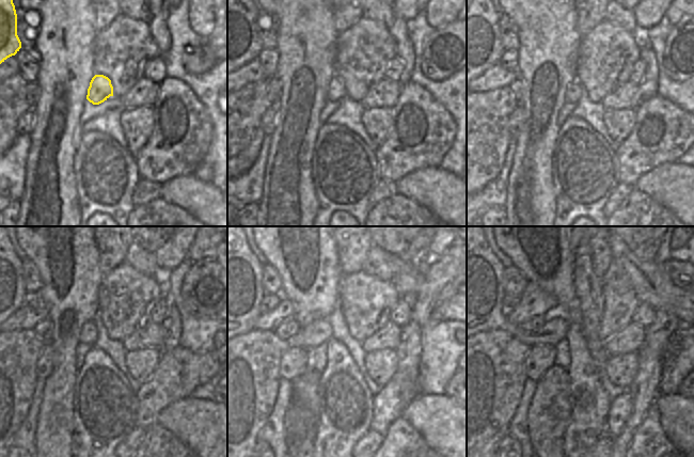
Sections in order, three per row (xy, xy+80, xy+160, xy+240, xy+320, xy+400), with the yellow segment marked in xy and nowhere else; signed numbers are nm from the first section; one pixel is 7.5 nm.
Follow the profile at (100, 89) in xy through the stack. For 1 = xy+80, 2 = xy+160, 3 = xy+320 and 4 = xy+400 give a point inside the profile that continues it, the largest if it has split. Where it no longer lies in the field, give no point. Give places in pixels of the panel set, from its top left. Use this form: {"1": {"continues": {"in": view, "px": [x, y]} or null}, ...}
{"1": {"continues": {"in": "xy+80", "px": [336, 91]}}, "2": {"continues": {"in": "xy+160", "px": [573, 91]}}, "3": {"continues": {"in": "xy+320", "px": [318, 332]}}, "4": {"continues": {"in": "xy+400", "px": [488, 292]}}}

